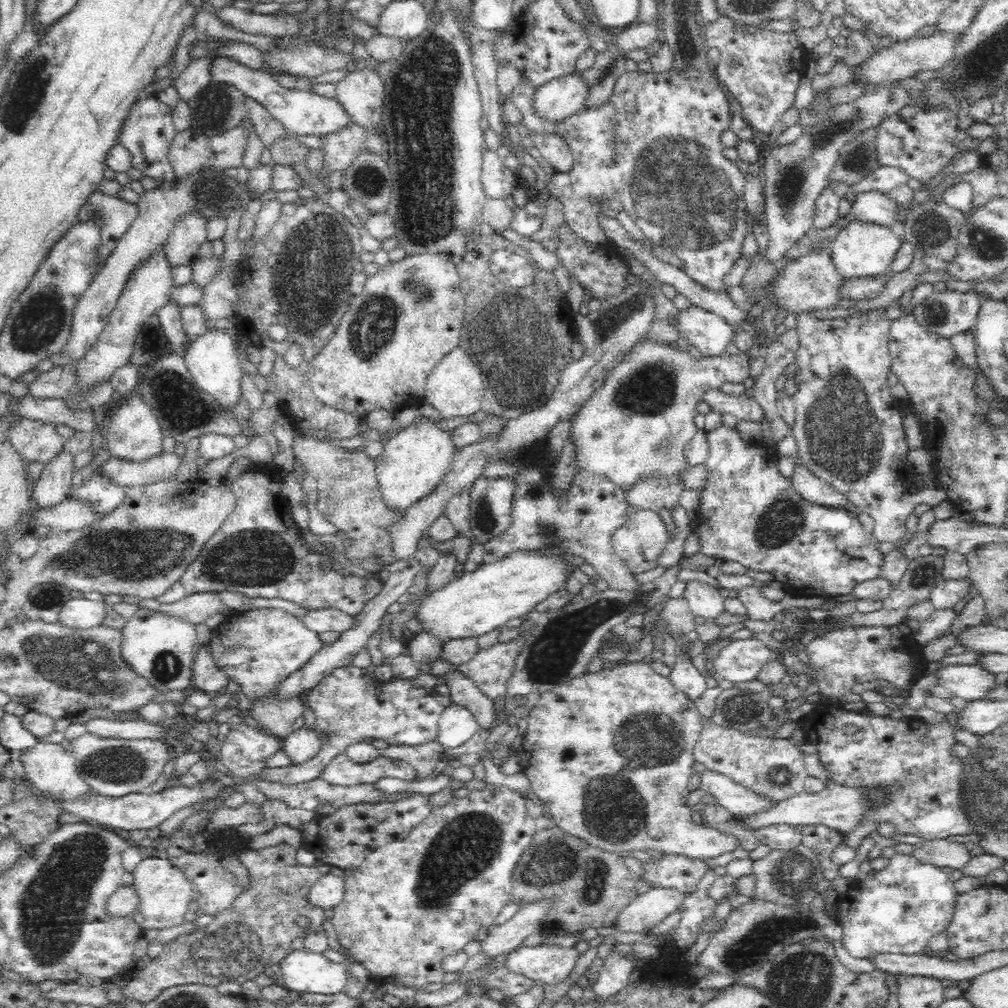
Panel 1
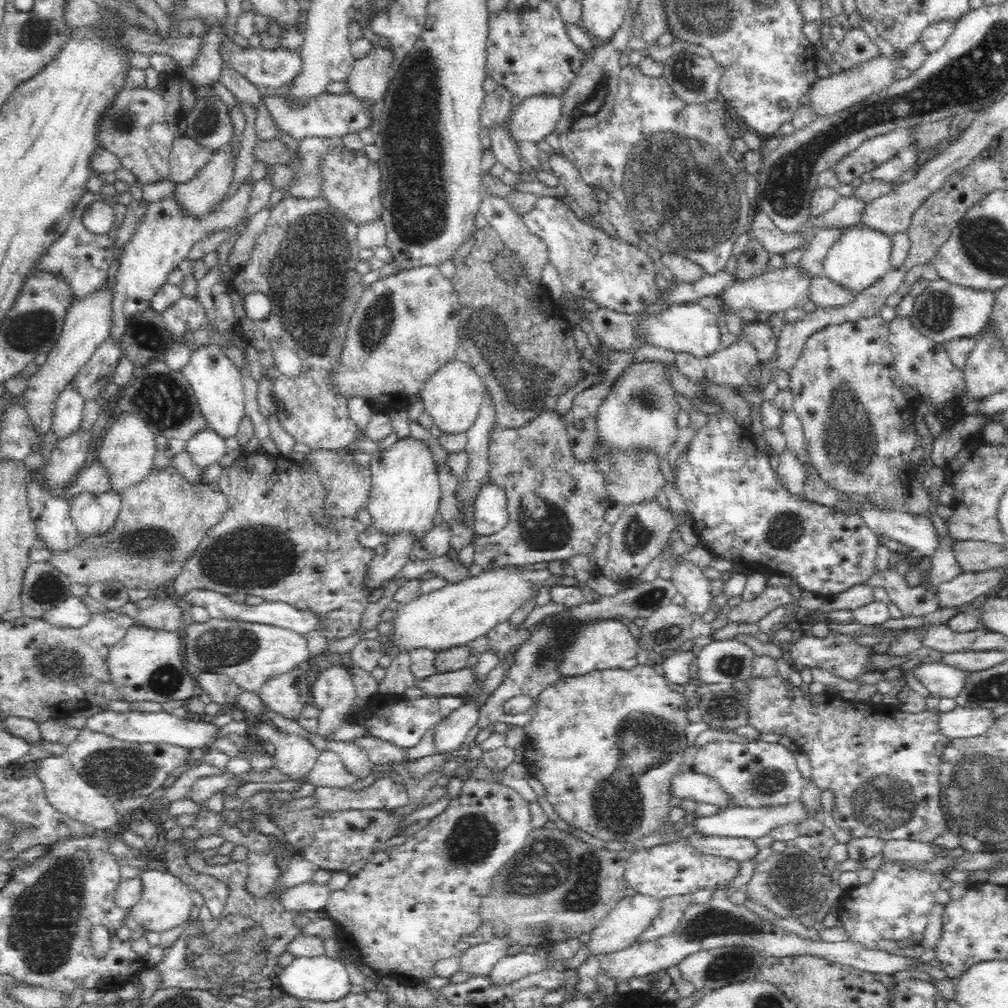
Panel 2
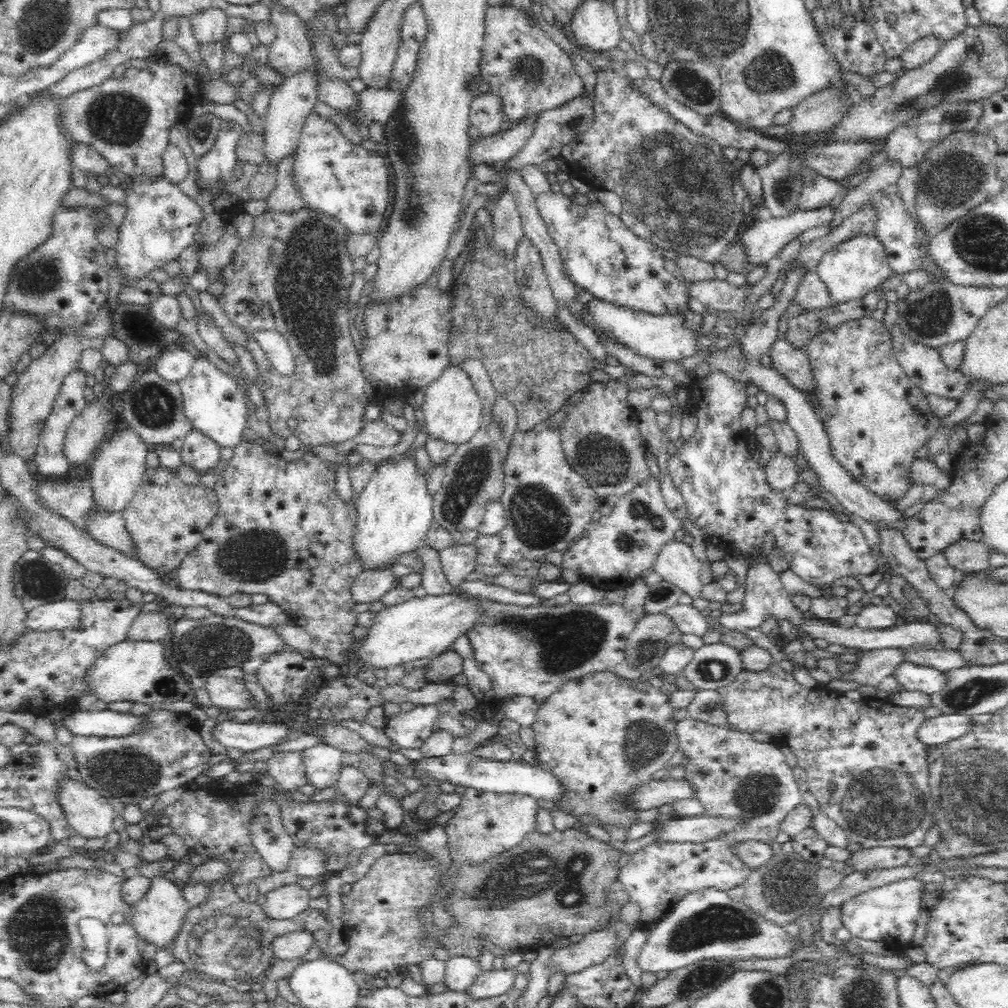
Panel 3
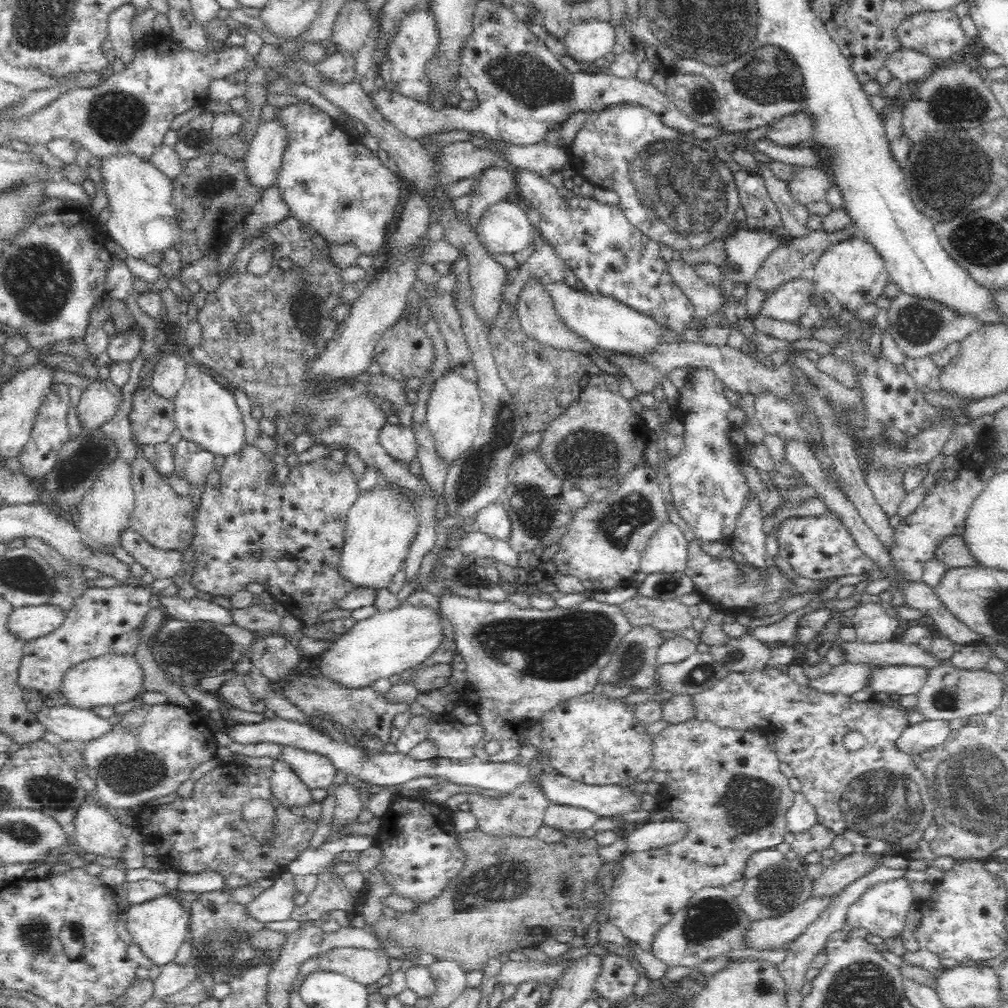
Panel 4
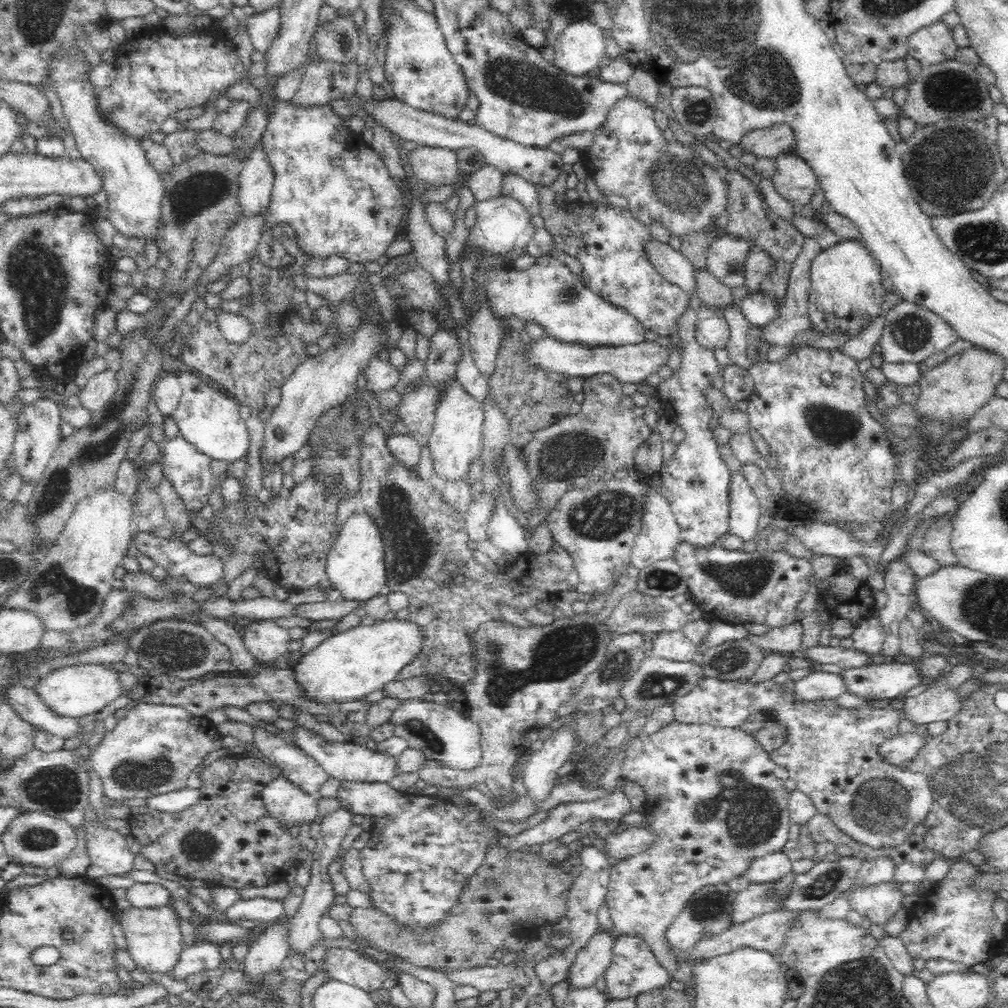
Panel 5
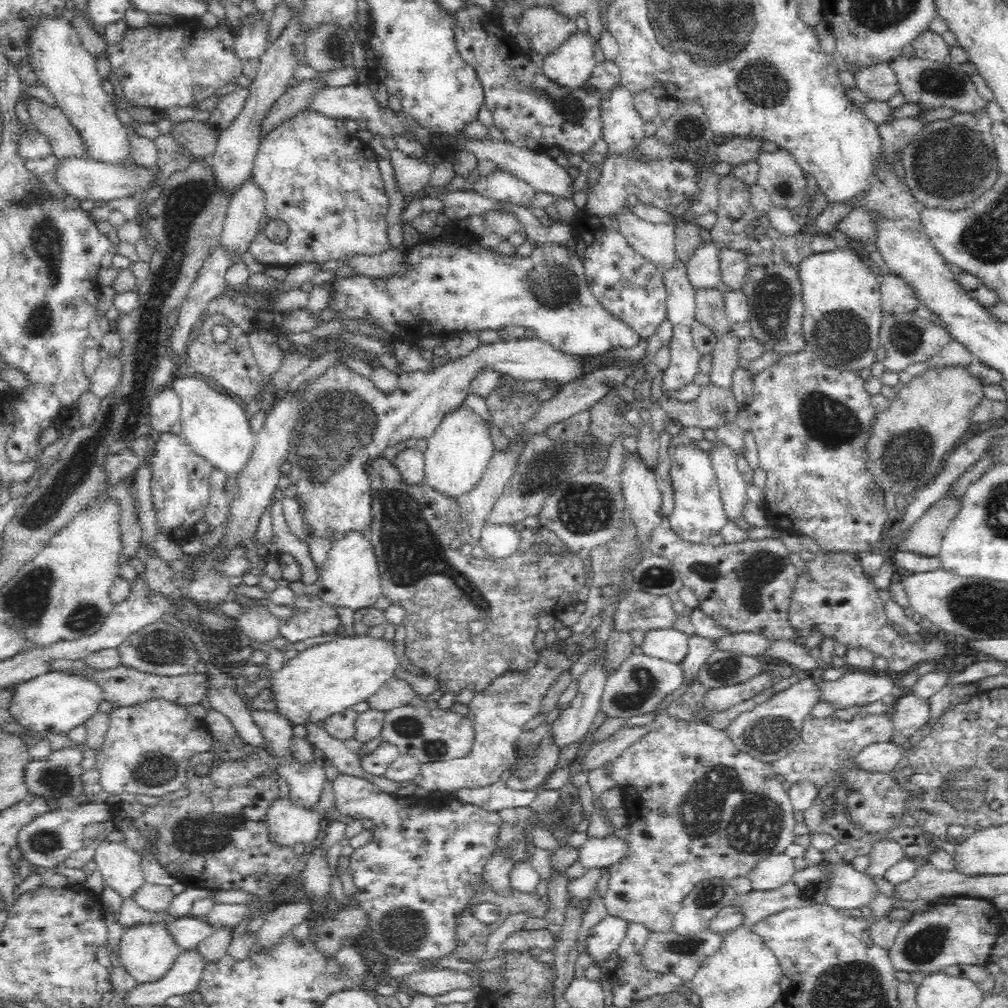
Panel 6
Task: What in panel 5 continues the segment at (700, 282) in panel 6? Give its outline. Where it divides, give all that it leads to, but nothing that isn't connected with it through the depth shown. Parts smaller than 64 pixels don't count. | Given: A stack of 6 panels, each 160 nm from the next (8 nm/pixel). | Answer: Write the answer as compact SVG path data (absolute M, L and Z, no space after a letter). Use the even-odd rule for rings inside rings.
M728 234L716 237L706 249L704 267L720 284L743 286L743 264L750 248L745 240Z

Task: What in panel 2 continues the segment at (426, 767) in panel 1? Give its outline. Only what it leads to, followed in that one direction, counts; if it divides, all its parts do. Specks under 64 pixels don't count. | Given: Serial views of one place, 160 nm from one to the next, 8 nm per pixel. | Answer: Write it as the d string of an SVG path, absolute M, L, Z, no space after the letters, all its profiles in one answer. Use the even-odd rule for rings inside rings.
M370 734L352 737L348 740L352 746L364 752L365 757L370 760L374 765L390 764L392 761L402 759L408 761L406 757L406 749L398 748L387 740L382 740L377 736Z

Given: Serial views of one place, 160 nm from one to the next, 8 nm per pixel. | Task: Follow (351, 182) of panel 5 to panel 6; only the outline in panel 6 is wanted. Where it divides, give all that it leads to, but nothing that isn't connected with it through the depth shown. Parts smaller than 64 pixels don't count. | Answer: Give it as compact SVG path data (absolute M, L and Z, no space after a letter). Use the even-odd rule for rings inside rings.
M307 109L298 111L268 132L257 151L251 182L262 191L264 206L259 228L248 252L258 262L286 266L310 262L321 264L355 254L382 252L390 246L386 232L389 203L378 161L369 144L346 129L343 119L328 118ZM276 219L287 224L285 240L273 241L265 235L264 226Z

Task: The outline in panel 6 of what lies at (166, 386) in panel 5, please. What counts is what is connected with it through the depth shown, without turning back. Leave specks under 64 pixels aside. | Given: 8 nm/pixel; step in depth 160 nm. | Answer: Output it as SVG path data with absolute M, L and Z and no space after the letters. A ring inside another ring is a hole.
M171 385L152 395L148 419L150 429L159 435L170 432L170 428L180 422L181 403Z

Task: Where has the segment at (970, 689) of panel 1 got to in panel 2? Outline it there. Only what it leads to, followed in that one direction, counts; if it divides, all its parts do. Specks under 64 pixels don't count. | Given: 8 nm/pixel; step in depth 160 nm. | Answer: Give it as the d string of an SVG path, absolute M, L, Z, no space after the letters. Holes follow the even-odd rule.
M928 662L912 669L912 676L930 692L930 696L954 698L965 681L965 671L956 670L939 662Z

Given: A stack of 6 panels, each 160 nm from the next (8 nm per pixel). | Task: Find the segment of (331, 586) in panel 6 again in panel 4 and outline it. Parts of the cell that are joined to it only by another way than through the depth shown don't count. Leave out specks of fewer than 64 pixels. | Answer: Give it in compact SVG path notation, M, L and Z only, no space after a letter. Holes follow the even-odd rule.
M378 484L371 492L359 497L347 513L343 530L343 545L340 548L338 564L335 566L337 574L347 580L353 588L373 588L374 590L387 588L391 584L394 574L398 572L404 562L408 548L416 536L419 525L419 516L416 512L417 508L400 495L398 487L384 489L382 485Z

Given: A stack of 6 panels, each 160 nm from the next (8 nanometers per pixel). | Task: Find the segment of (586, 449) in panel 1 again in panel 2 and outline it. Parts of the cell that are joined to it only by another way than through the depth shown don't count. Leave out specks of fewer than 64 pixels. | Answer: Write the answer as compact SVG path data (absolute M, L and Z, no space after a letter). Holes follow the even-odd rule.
M740 336L726 349L719 349L705 360L705 377L719 386L740 386L747 382L747 376L760 362L754 341ZM658 360L630 364L616 372L611 391L600 405L597 431L601 440L624 451L634 445L652 449L653 454L666 456L678 438L676 393L664 377L664 365Z

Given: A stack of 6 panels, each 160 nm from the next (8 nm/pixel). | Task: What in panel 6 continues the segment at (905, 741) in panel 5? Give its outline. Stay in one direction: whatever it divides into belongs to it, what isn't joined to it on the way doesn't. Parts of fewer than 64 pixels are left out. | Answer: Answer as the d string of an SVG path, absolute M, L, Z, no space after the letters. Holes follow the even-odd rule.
M891 740L865 746L853 755L853 767L864 772L889 774L901 759L903 753L900 745Z

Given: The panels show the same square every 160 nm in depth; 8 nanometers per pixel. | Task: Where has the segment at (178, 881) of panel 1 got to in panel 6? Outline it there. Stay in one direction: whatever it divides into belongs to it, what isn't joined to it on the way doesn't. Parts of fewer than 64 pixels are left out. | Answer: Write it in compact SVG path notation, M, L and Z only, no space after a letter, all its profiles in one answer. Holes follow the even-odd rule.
M160 922L158 924L140 924L140 926L124 930L119 945L120 964L138 985L156 983L161 980L181 953L172 936L167 933L165 926Z

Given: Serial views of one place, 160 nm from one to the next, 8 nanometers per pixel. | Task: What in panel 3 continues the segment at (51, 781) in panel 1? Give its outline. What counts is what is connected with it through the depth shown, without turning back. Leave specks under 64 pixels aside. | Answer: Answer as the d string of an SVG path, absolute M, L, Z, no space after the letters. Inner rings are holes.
M67 777L60 790L60 805L77 836L102 840L114 832L114 808L107 798L83 781Z

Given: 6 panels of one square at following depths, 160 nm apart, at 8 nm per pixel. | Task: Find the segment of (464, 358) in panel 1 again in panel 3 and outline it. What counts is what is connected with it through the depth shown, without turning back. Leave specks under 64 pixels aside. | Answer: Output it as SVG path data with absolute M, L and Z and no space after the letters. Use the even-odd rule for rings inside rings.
M451 362L441 376L424 391L425 399L421 410L426 419L424 430L428 431L428 436L456 446L469 442L482 426L485 409L467 373L459 365Z

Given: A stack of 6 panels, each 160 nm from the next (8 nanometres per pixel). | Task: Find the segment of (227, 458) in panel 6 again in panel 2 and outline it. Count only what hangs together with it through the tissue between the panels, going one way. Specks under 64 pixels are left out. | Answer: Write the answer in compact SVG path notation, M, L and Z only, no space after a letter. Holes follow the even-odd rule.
M216 344L194 346L191 360L182 370L182 375L188 382L189 389L192 389L196 404L202 413L202 419L208 424L208 429L224 440L232 436L237 437L240 424L246 416L245 394L241 372L223 349Z

